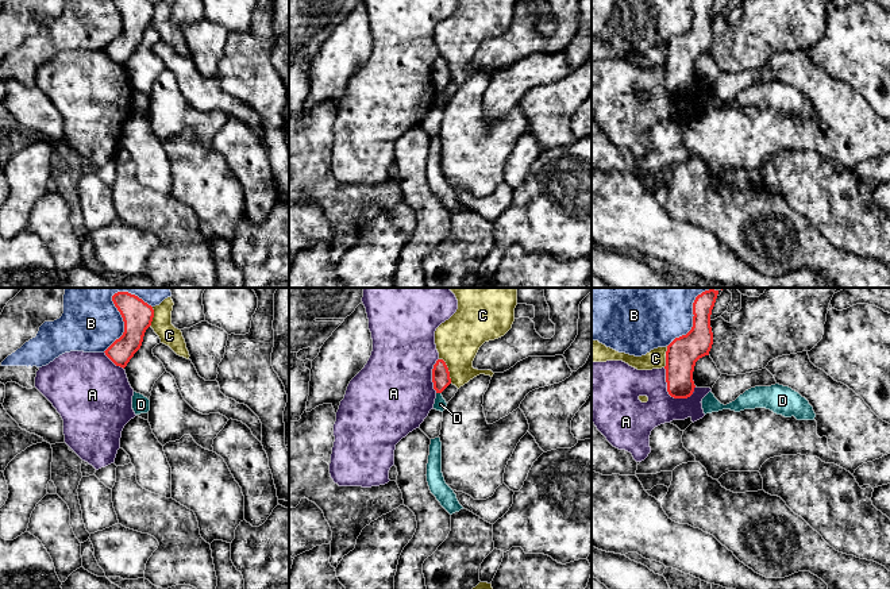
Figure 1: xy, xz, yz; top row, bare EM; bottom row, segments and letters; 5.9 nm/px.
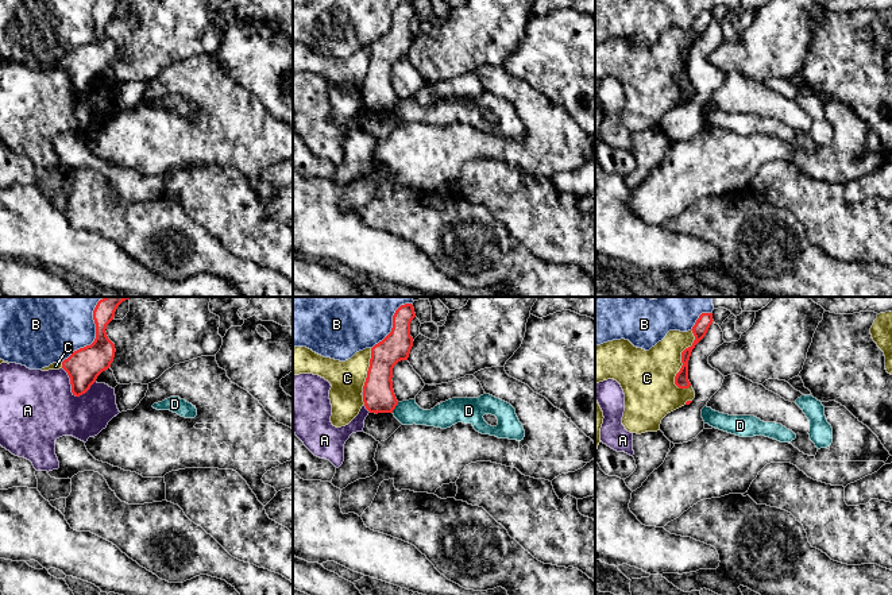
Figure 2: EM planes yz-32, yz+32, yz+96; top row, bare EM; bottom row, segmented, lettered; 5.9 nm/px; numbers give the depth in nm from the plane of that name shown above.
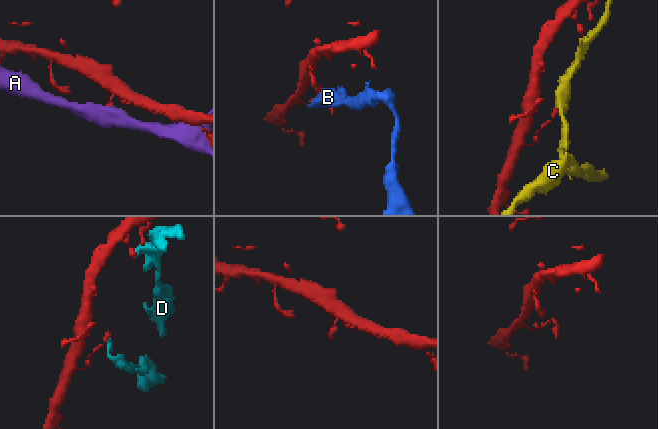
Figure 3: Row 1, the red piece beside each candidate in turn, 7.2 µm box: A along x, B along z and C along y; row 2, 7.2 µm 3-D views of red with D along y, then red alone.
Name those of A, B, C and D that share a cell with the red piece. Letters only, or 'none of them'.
none of them

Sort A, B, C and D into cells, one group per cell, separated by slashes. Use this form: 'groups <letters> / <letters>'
groups A / B / C / D

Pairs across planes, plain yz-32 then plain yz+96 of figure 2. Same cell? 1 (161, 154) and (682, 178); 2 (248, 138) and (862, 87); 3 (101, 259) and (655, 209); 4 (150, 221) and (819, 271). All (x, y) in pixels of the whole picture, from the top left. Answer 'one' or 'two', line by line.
1: one
2: two
3: two
4: one

